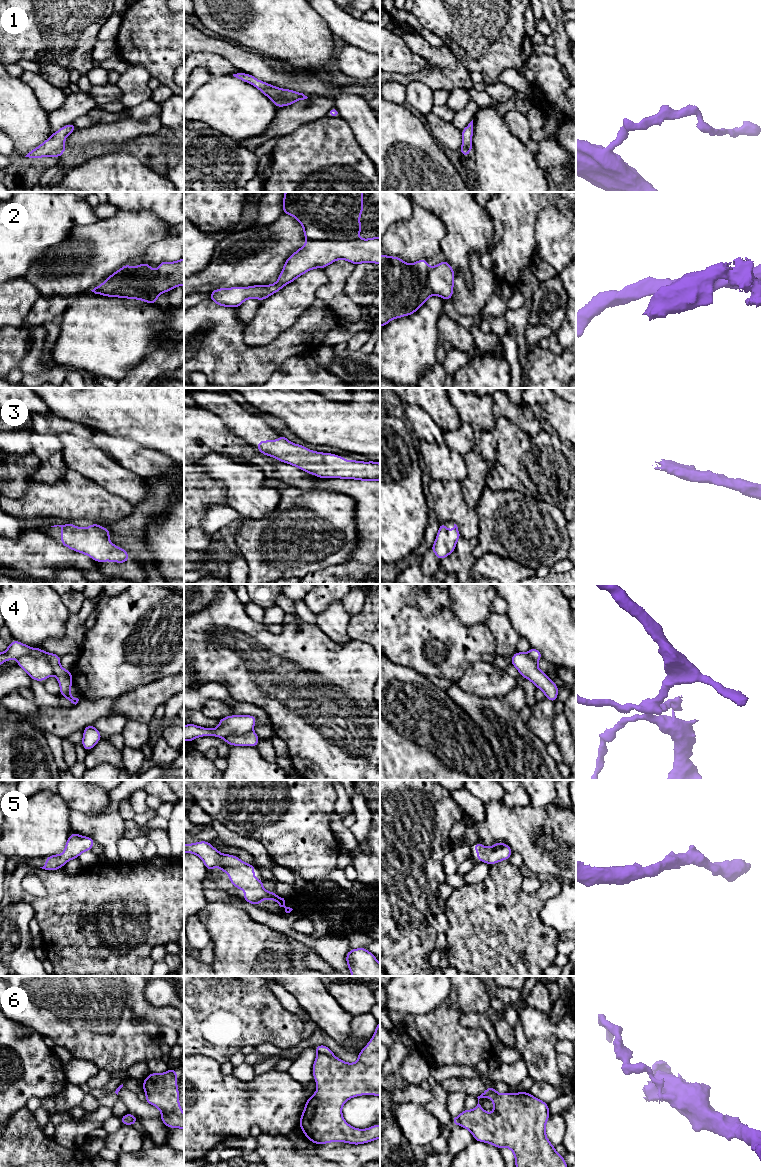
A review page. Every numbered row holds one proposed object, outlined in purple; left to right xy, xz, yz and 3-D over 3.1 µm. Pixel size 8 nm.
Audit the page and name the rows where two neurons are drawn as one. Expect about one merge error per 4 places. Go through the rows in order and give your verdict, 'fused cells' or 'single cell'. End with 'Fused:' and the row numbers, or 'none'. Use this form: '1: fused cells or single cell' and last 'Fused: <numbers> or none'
1: single cell
2: fused cells
3: single cell
4: fused cells
5: single cell
6: fused cells
Fused: 2, 4, 6

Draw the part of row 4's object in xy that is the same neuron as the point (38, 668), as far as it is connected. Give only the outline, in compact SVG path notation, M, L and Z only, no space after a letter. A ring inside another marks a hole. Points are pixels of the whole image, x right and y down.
M24 655L18 658L17 666L24 669L31 680L44 681L53 675L53 669L45 656Z

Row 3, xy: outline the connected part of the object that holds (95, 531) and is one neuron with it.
M68 522L66 525L54 525L51 527L61 528L61 545L69 549L85 554L96 562L117 562L129 561L125 549L115 546L110 540L111 532L96 523L90 527L79 528Z

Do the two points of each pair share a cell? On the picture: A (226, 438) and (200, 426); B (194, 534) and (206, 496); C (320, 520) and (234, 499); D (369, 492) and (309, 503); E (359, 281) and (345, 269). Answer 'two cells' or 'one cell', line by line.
A: one cell
B: one cell
C: two cells
D: two cells
E: two cells

